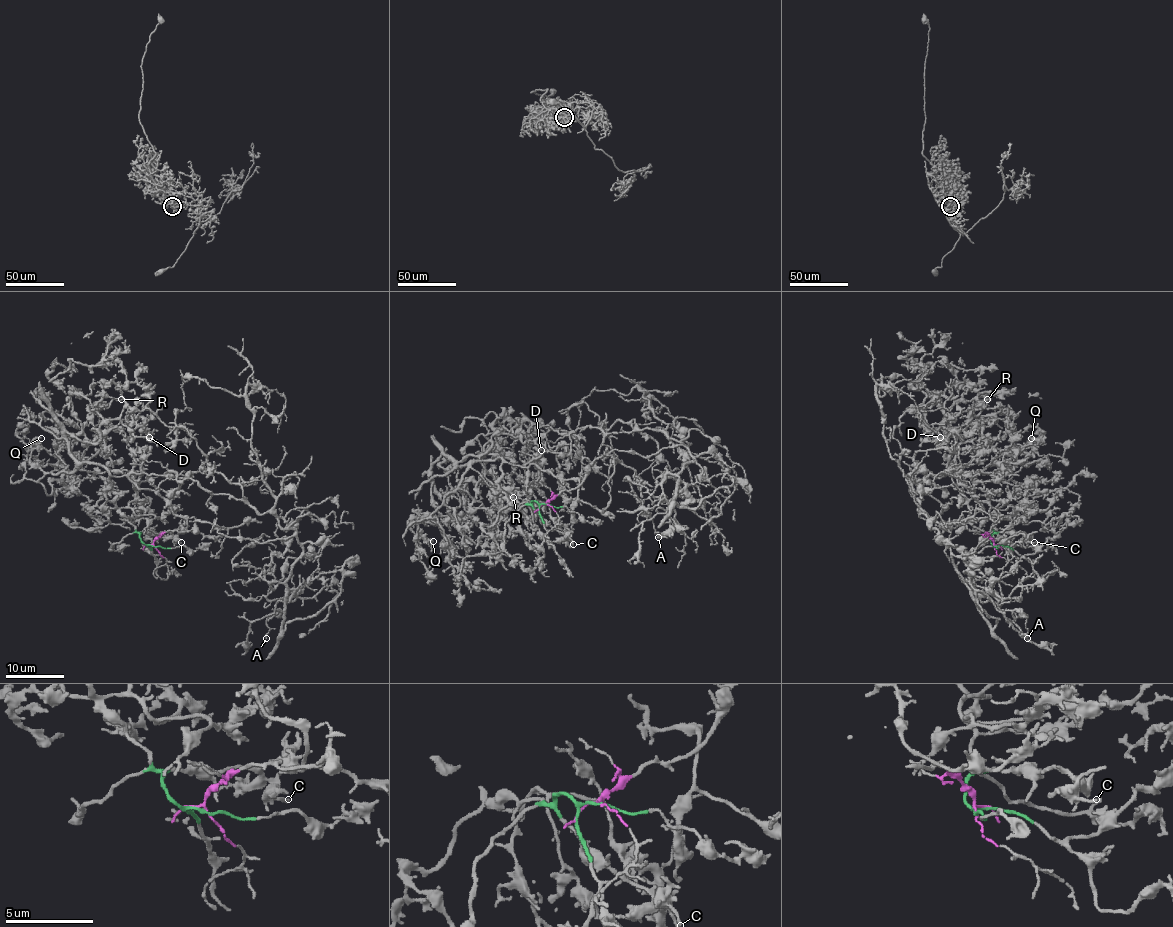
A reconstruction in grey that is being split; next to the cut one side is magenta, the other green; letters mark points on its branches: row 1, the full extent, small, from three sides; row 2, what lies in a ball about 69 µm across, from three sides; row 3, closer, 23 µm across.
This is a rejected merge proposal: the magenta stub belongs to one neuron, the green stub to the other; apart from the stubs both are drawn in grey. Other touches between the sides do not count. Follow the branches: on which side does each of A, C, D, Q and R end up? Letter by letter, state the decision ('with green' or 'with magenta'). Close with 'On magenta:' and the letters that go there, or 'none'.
A: with magenta
C: with green
D: with green
Q: with green
R: with green
On magenta: A

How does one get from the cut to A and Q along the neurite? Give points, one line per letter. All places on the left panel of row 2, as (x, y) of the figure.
A: (149, 545), (196, 521), (260, 543), (294, 536), (302, 555), (286, 584), (292, 594), (266, 620), (266, 638)
Q: (149, 545), (105, 495), (110, 476), (98, 464), (44, 473), (30, 460), (27, 445), (41, 438)

